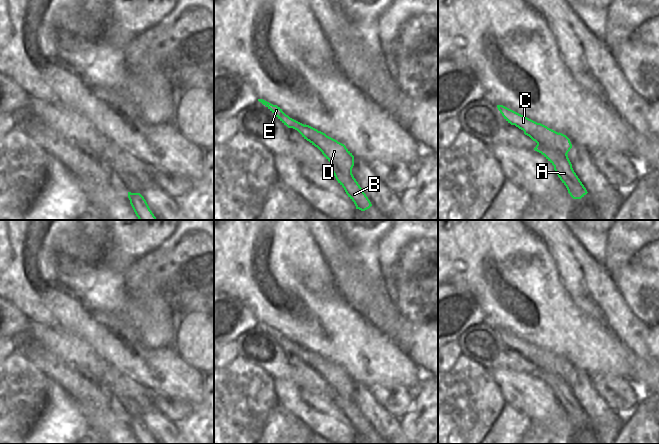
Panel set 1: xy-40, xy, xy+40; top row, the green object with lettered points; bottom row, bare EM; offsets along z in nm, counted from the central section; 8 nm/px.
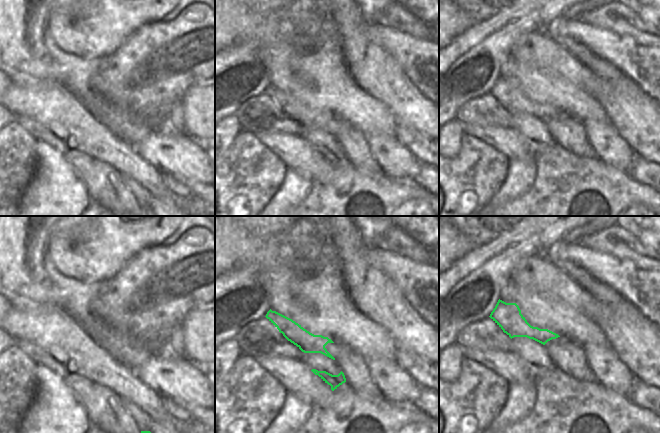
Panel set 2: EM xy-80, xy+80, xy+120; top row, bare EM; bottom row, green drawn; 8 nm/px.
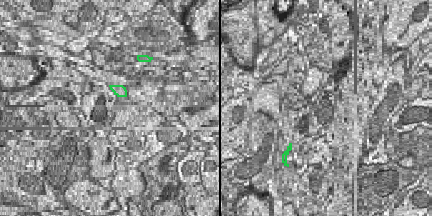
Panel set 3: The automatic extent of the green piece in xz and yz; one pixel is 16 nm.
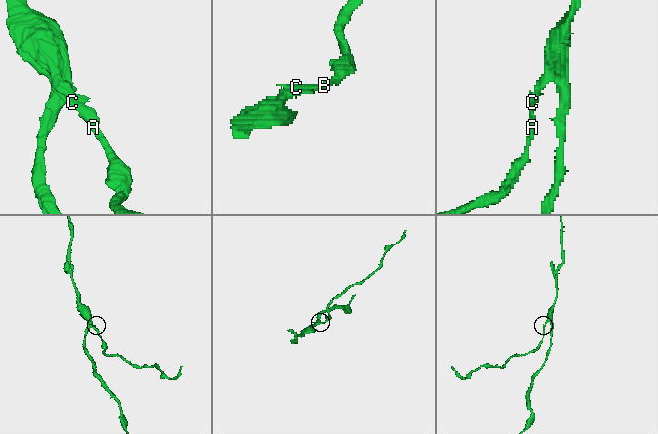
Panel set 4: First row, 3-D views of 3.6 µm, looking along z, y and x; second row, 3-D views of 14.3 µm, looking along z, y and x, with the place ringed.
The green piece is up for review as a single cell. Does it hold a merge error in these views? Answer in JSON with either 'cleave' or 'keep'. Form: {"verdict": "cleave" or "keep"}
{"verdict": "cleave"}

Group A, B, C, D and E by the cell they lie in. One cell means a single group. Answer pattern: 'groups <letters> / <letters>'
groups A B D / C E

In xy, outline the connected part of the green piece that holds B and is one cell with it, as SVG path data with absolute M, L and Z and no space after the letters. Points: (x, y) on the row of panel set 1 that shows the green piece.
M301 127L298 132L317 147L330 162L336 180L354 202L356 209L361 211L369 209L372 204L352 174L354 156L346 146L323 137L318 131Z

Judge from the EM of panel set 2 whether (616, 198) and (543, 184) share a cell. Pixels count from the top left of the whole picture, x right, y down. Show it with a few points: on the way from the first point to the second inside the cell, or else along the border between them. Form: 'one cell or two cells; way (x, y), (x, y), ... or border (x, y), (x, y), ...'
one cell; way (598, 189), (585, 187), (574, 193), (561, 193)

